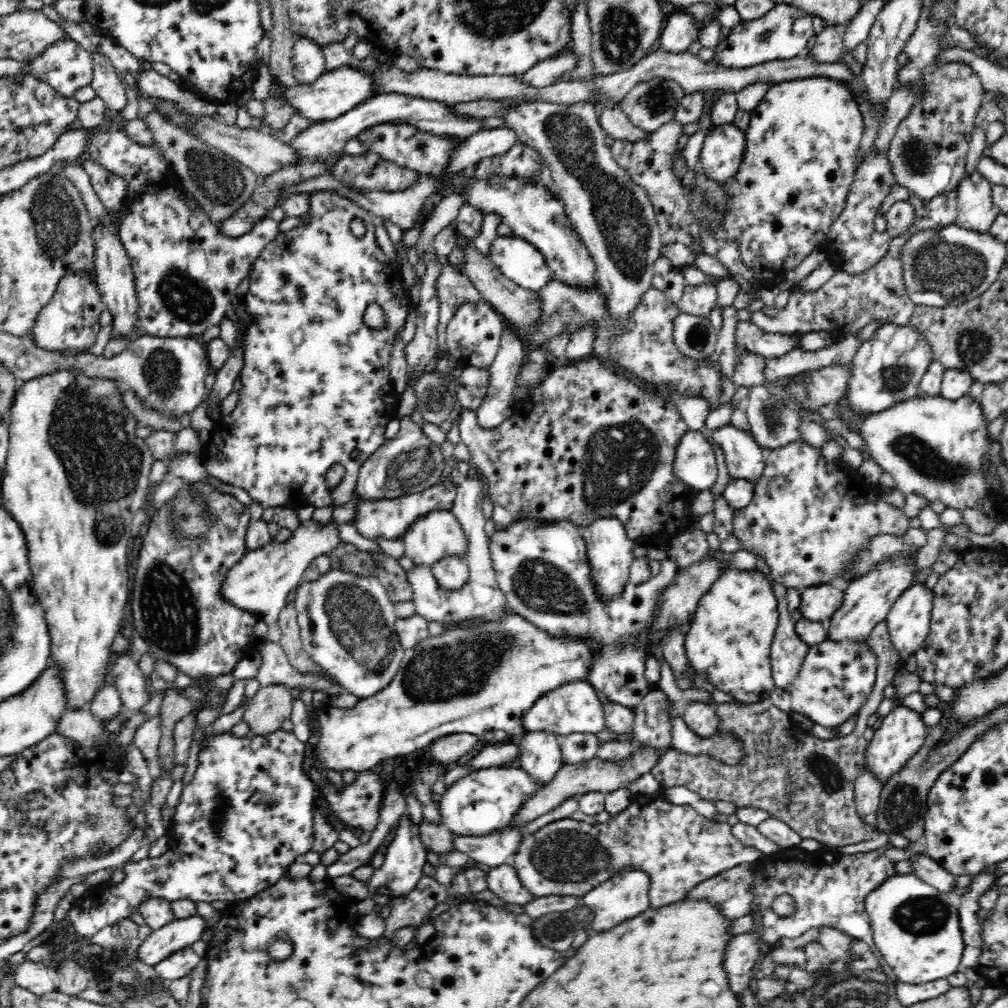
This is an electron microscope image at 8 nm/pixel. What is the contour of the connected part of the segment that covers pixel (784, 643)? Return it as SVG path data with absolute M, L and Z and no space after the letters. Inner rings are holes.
M756 556L754 570L764 574L778 600L778 624L776 624L776 634L770 646L770 664L774 684L786 690L800 672L810 646L802 642L802 639L795 633L795 622L788 612L787 587L774 580L764 556Z

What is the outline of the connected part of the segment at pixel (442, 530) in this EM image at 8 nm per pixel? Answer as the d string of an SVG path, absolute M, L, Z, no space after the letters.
M430 511L424 518L420 518L414 526L410 526L410 530L402 538L405 555L410 557L418 566L430 566L447 556L467 558L468 539L466 539L464 532L464 528L452 511Z

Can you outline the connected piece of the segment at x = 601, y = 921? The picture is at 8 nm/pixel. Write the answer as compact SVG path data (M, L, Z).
M630 869L614 875L610 880L599 884L580 898L581 906L586 905L592 908L592 933L604 934L611 928L618 926L625 920L637 917L649 909L649 887L650 877L644 871Z

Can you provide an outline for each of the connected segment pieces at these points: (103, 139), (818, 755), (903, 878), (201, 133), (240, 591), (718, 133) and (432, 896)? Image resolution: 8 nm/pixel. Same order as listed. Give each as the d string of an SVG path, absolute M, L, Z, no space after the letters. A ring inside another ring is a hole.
M112 128L105 133L96 133L85 146L85 150L90 152L90 160L98 162L114 174L119 174L129 184L128 208L126 216L119 224L119 237L131 259L135 276L139 328L154 336L198 338L210 326L219 325L225 319L238 284L249 276L262 250L279 233L279 222L265 217L250 232L238 238L230 238L220 233L220 229L203 210L192 211L186 205L186 190L171 174L169 163L160 155L158 147L140 146L128 138L126 133Z
M770 698L747 705L738 702L720 703L714 708L714 713L720 719L716 736L727 734L740 740L744 758L740 758L736 764L726 764L705 752L688 754L668 748L651 769L651 773L663 787L683 786L706 800L724 800L733 802L740 808L762 809L771 817L784 821L802 839L814 838L828 846L848 846L872 839L872 829L858 816L855 805L855 780L862 769L866 744L869 743L863 736L866 720L862 716L860 722L856 721L854 731L847 736L820 740L796 730L790 713L778 709Z
M912 873L888 876L864 898L873 942L896 975L896 981L925 984L957 973L964 940L960 930L961 898L938 890Z
M124 70L120 78L120 83L124 87L130 88L130 90L135 92L136 98L145 98L147 102L152 103L157 106L154 112L160 114L167 122L171 122L177 128L182 128L186 133L192 134L196 139L206 143L208 146L220 149L224 154L232 156L232 158L238 160L240 164L247 166L250 170L254 171L260 177L268 176L276 170L280 170L282 166L286 164L292 164L296 160L296 155L294 155L294 149L284 143L276 136L265 132L264 130L257 131L256 129L242 129L236 125L228 125L222 122L220 119L214 119L210 115L192 115L186 109L182 108L180 104L170 100L160 100L159 98L154 98L153 96L145 96L137 84L137 74L138 72L132 72L130 70Z
M314 520L306 524L308 526L300 525L300 528L284 544L268 543L262 548L248 551L224 574L220 586L219 596L223 602L236 606L236 609L240 608L256 614L259 620L268 625L269 642L278 643L282 634L279 626L280 611L287 605L288 594L304 581L302 574L310 566L312 558L320 554L326 555L340 544L336 524L317 526Z
M733 124L715 126L702 142L698 164L706 177L724 184L738 172L744 146L746 137L740 128Z
M422 875L418 884L407 894L391 899L391 915L385 920L382 938L392 939L394 932L411 925L421 925L436 904L444 902L449 890L433 877Z

